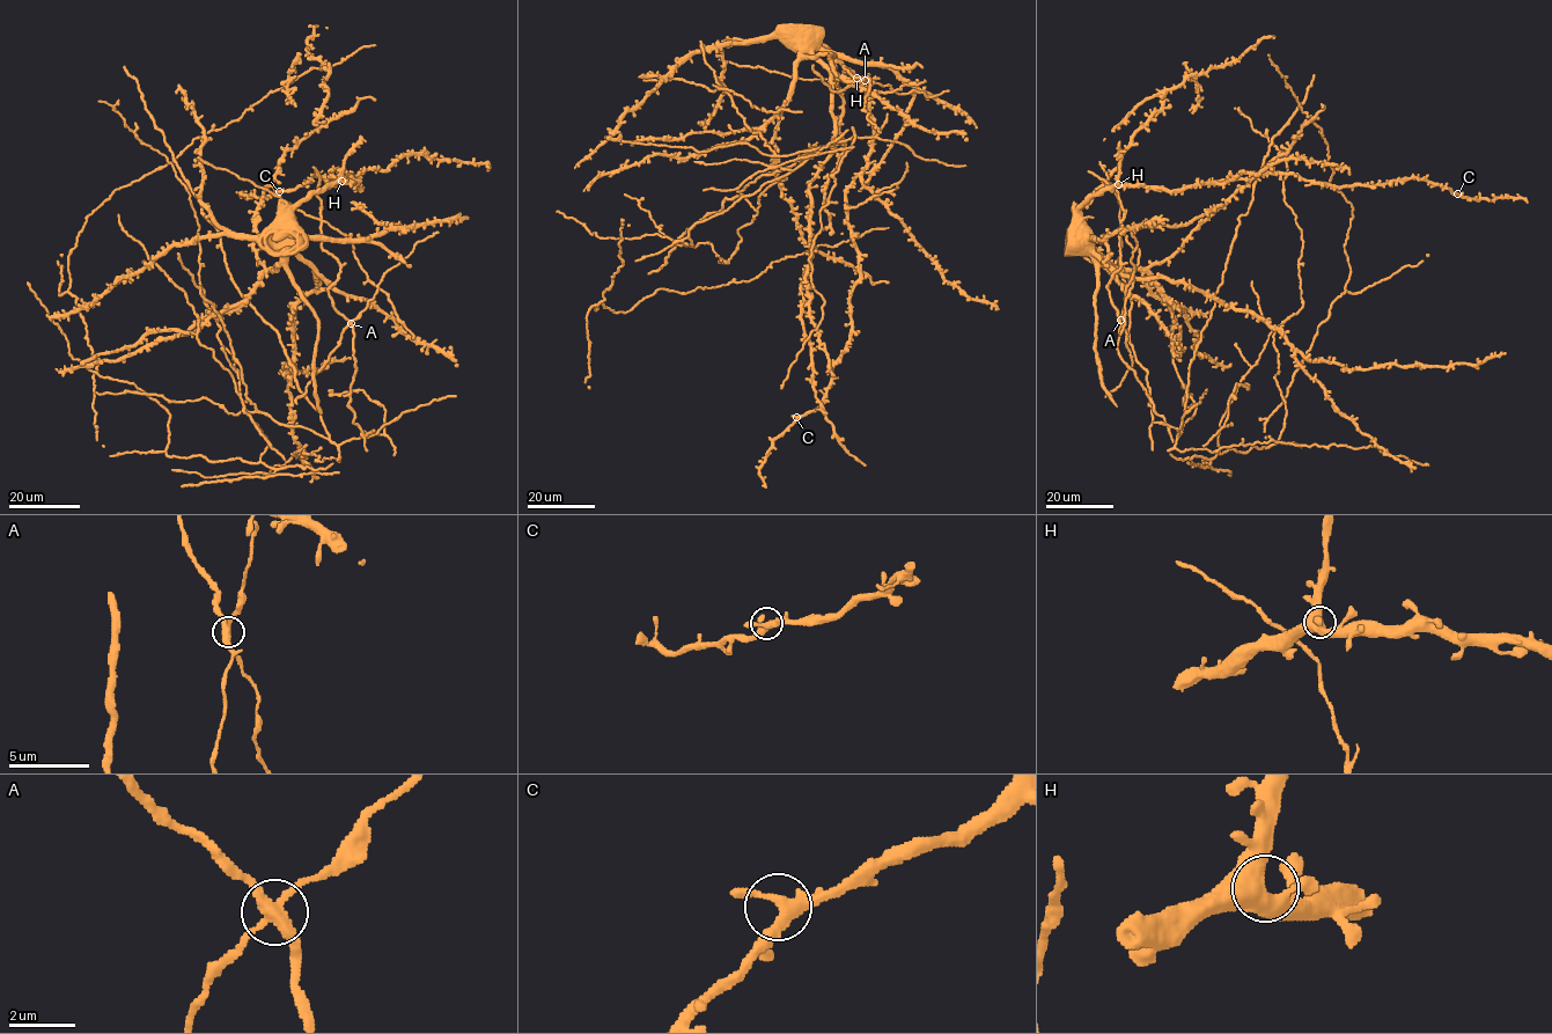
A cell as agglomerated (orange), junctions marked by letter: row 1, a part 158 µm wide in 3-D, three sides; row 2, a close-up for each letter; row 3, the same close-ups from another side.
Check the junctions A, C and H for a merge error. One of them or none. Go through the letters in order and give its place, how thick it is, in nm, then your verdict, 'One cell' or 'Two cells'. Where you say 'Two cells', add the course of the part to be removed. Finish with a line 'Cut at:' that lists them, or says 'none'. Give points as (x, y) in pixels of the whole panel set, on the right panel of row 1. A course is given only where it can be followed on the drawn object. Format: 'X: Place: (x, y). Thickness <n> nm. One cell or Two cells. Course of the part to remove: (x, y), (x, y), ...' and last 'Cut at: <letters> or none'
A: Place: (1120, 320). Thickness 340 nm. Two cells
C: Place: (1457, 193). Thickness 340 nm. One cell
H: Place: (1118, 184). Thickness 500 nm. One cell
Cut at: A

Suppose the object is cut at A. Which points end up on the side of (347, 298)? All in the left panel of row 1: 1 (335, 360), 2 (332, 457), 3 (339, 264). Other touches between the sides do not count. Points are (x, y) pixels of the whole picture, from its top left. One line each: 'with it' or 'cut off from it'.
1: with it
2: with it
3: cut off from it

